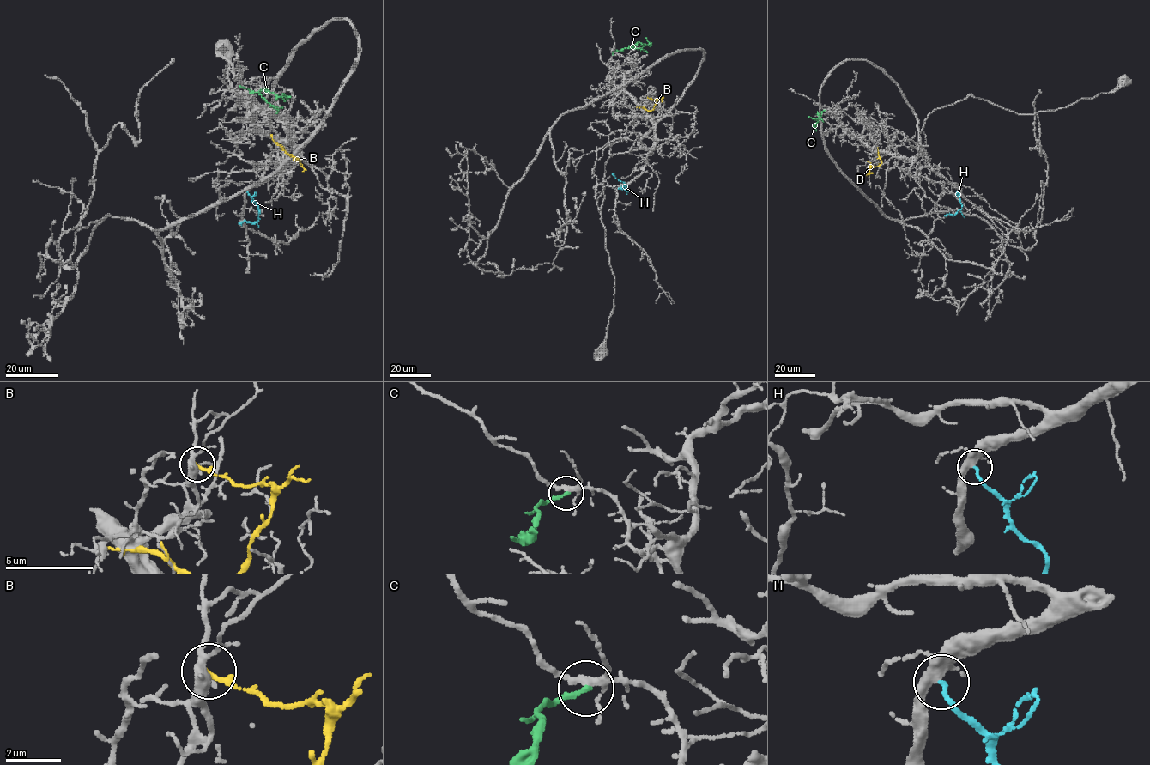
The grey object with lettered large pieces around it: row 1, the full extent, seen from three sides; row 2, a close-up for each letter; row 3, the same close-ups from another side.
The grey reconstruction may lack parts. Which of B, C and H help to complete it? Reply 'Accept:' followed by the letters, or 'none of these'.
Accept: H

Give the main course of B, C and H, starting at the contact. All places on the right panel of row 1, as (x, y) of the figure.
B: (868, 161), (876, 166), (880, 163), (877, 148)
C: (825, 109), (818, 113), (819, 117), (808, 116)
H: (959, 191), (961, 209), (953, 215), (945, 215)

